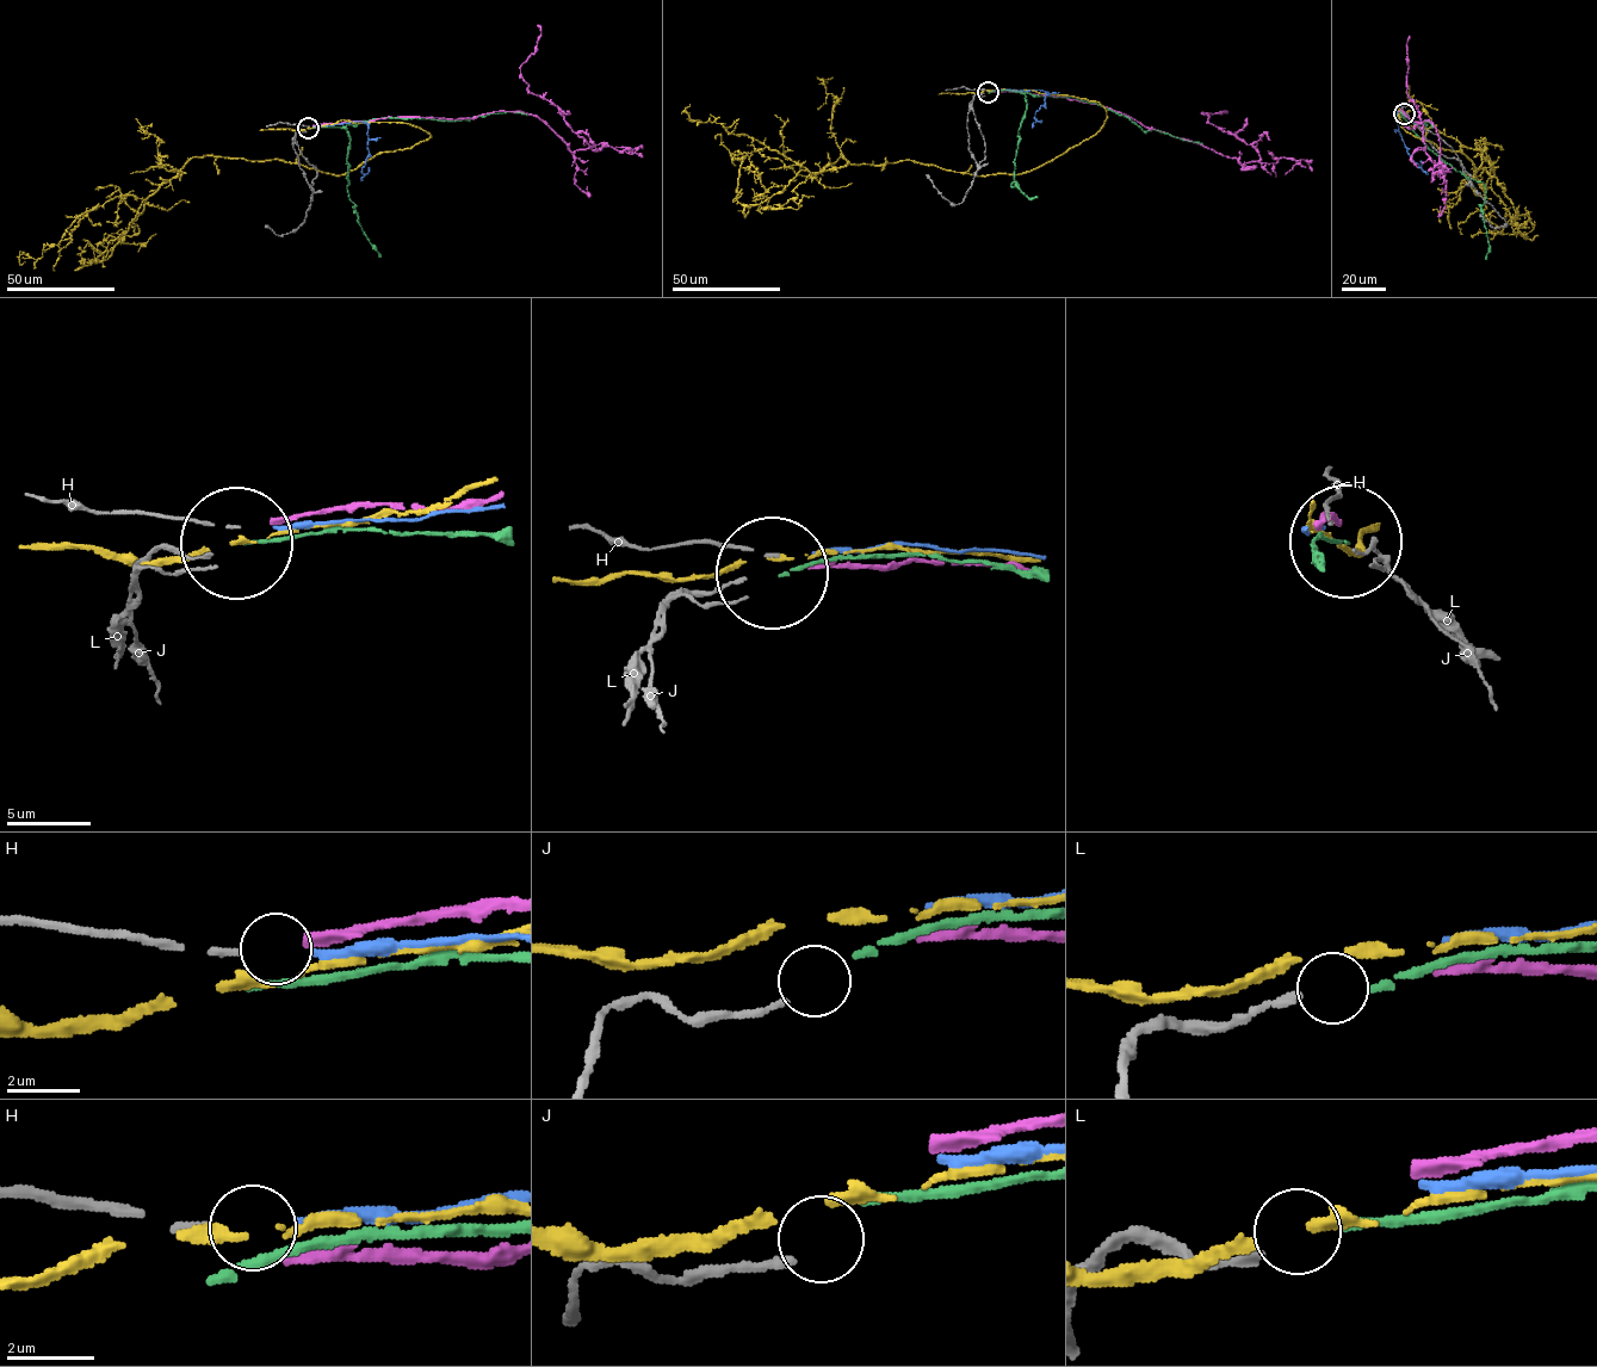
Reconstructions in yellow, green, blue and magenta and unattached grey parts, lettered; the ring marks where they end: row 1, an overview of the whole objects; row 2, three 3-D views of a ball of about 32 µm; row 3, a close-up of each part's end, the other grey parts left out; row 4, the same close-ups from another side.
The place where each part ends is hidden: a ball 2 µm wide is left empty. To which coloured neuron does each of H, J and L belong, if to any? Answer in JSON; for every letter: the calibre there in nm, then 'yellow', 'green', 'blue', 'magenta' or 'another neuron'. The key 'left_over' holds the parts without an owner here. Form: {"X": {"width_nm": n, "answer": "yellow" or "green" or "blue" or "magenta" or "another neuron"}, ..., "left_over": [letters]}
{"H": {"width_nm": 200, "answer": "blue"}, "J": {"width_nm": 160, "answer": "another neuron"}, "L": {"width_nm": 220, "answer": "green"}, "left_over": ["J"]}

